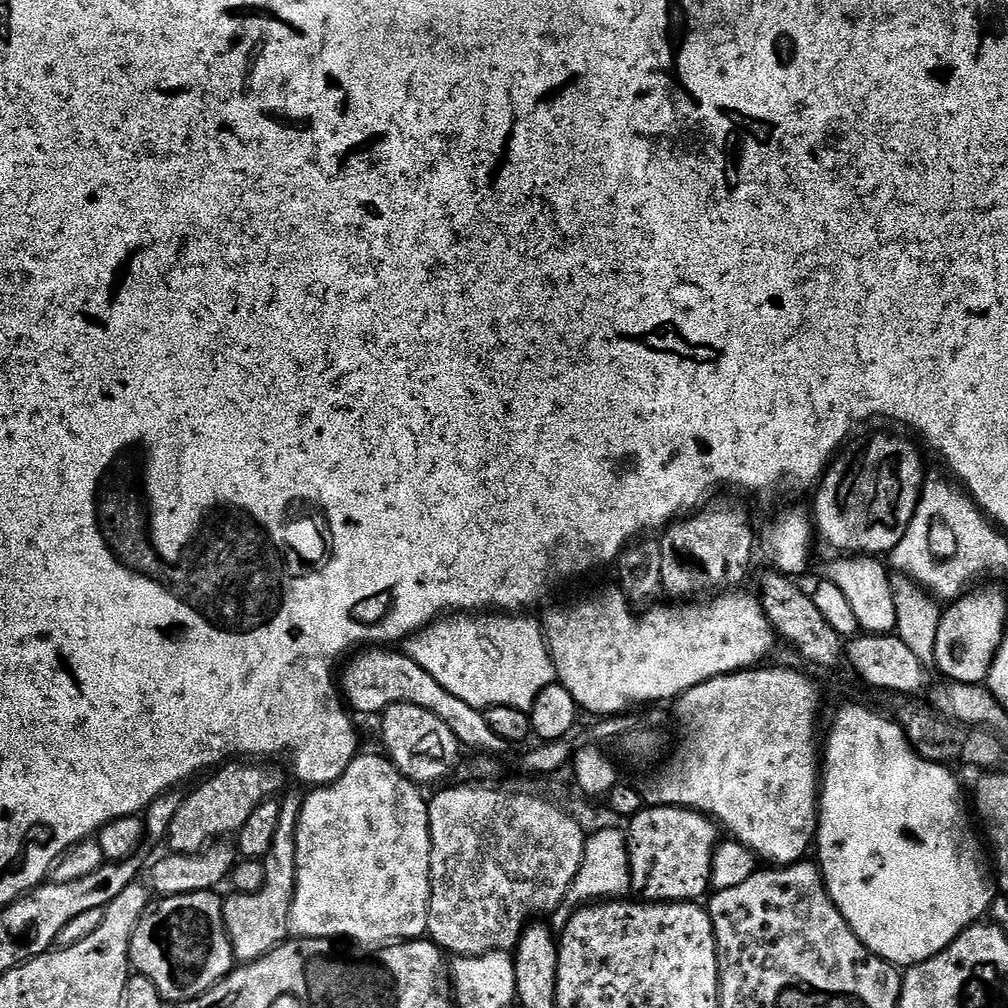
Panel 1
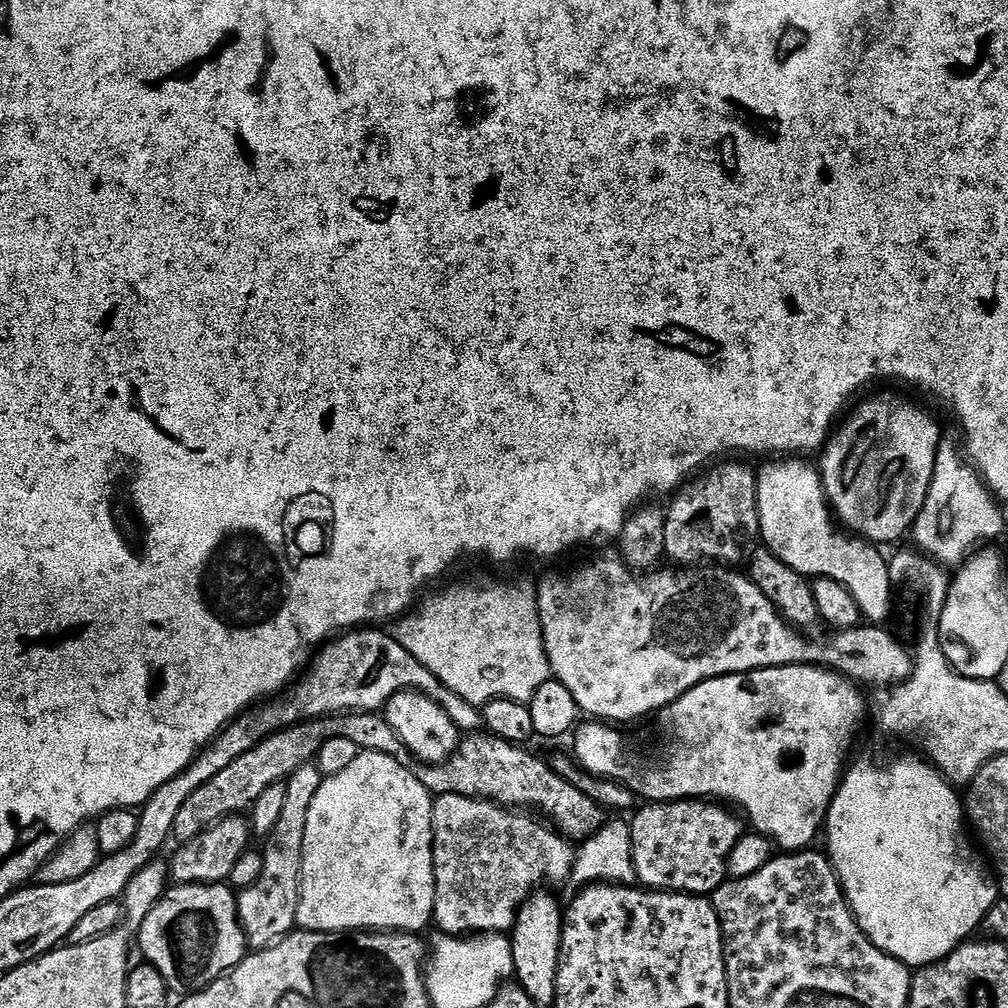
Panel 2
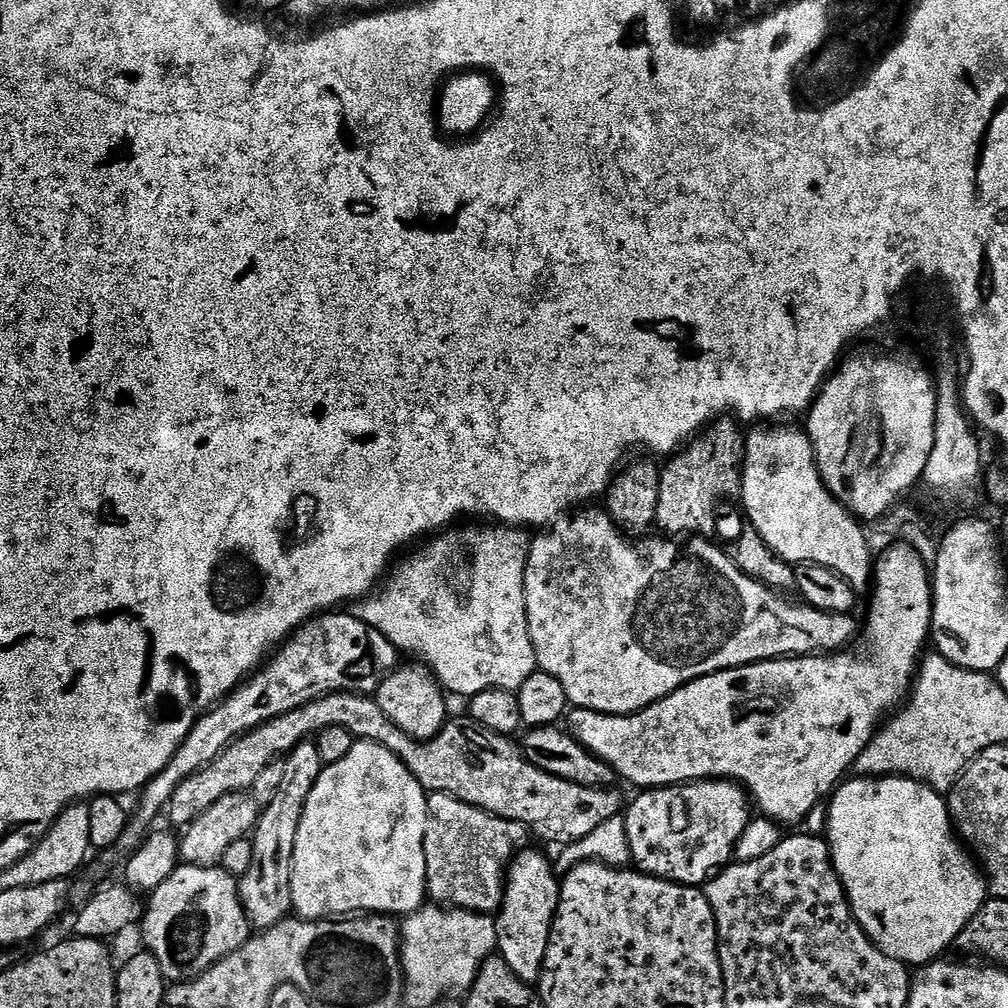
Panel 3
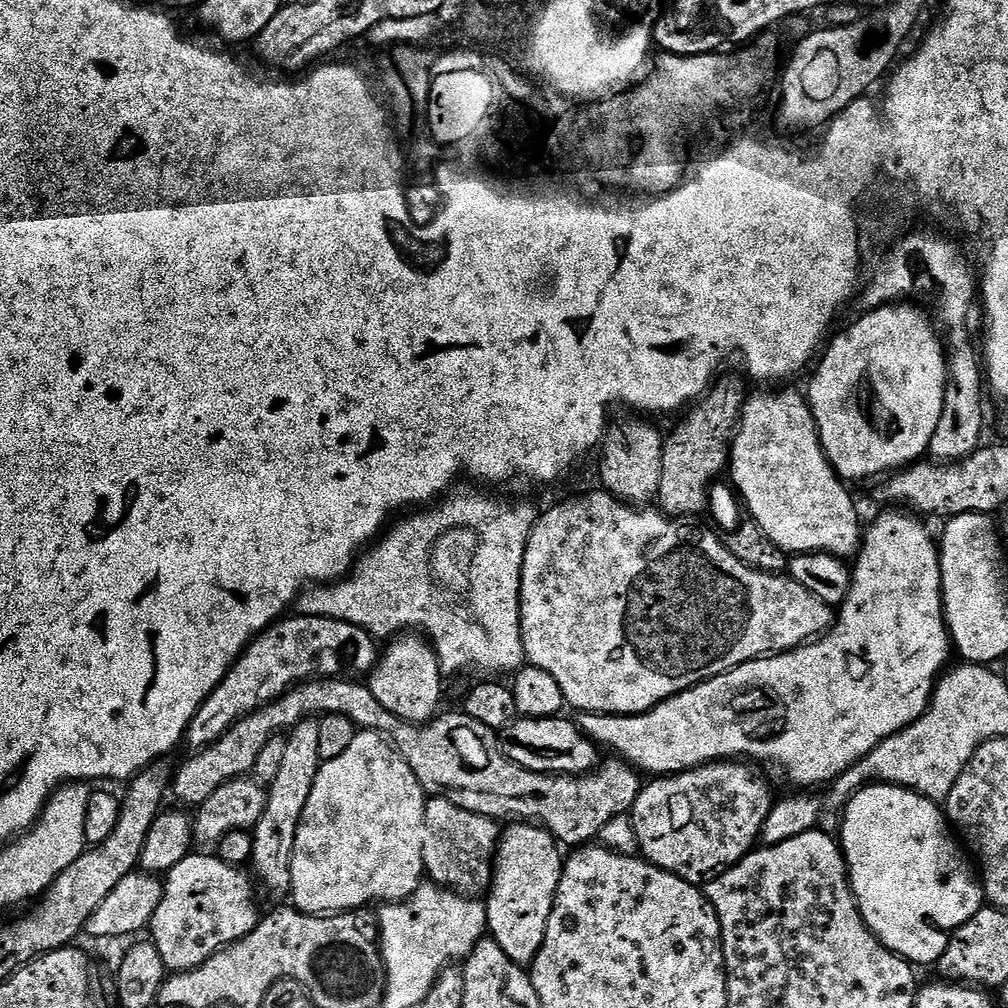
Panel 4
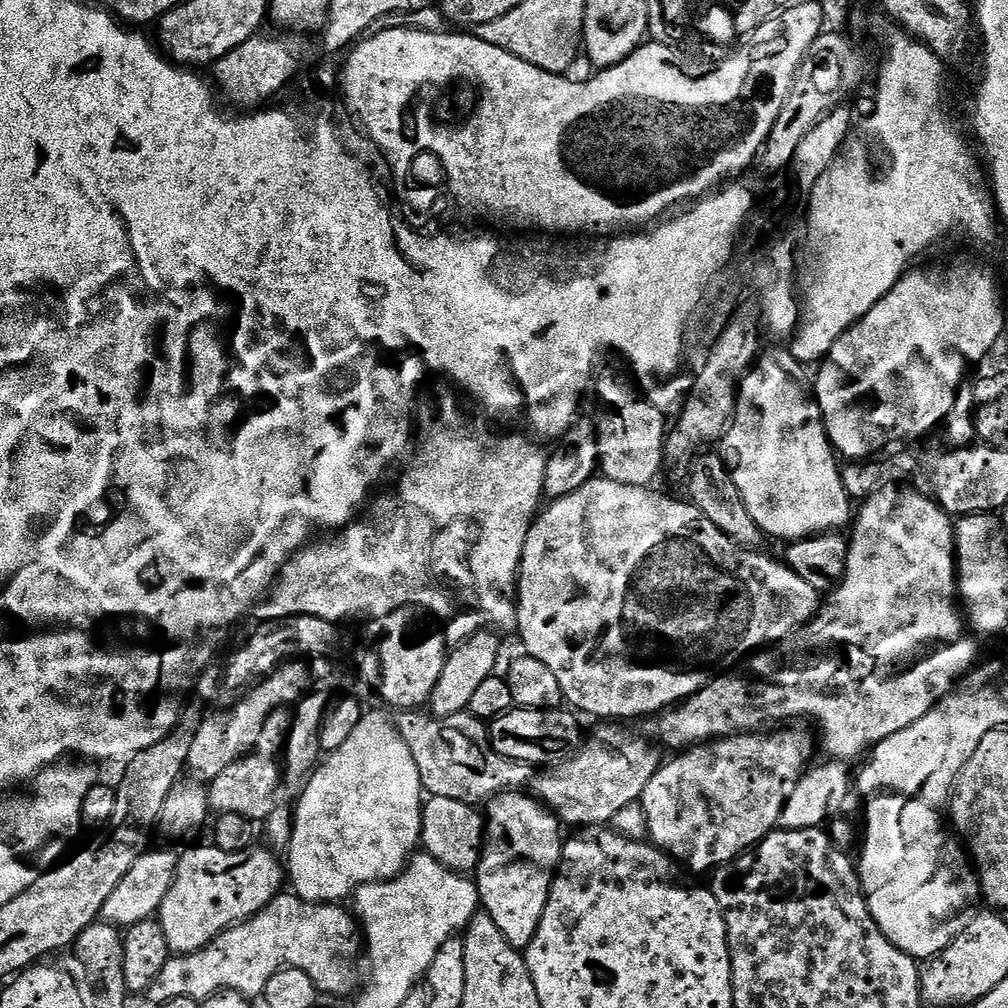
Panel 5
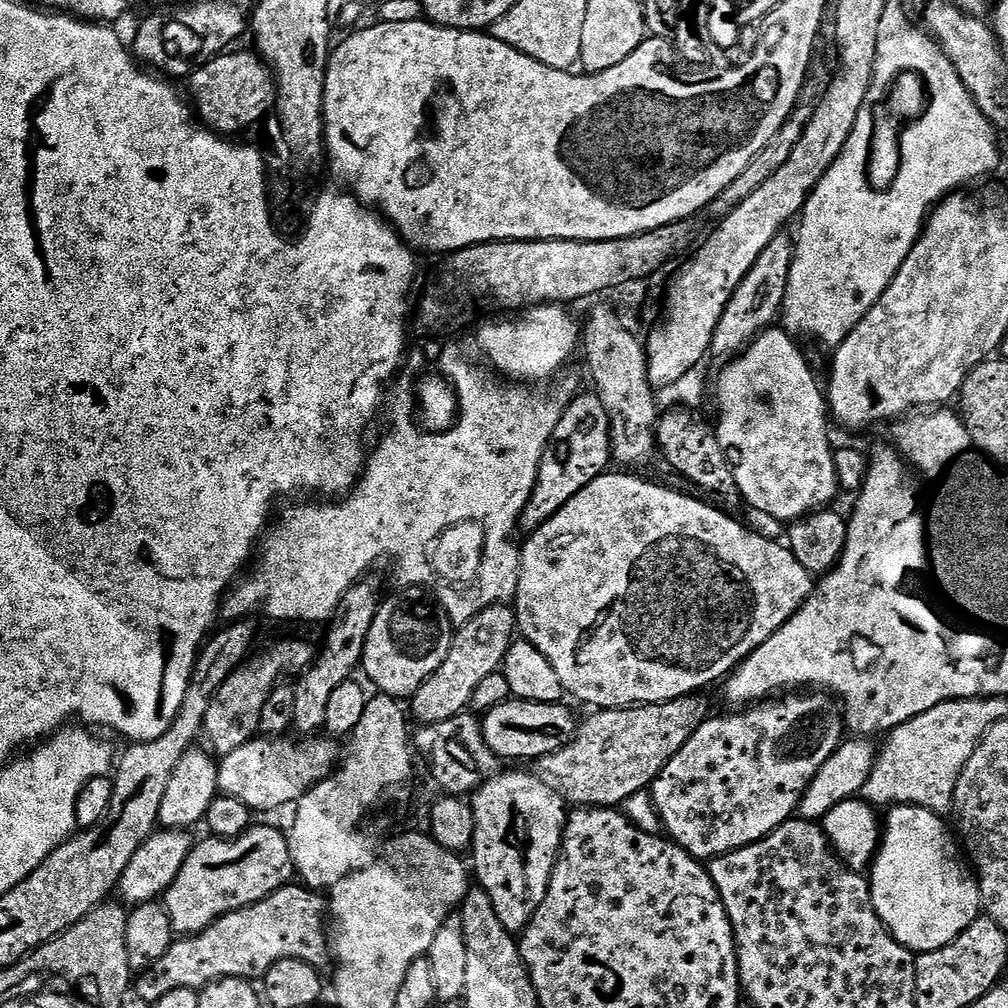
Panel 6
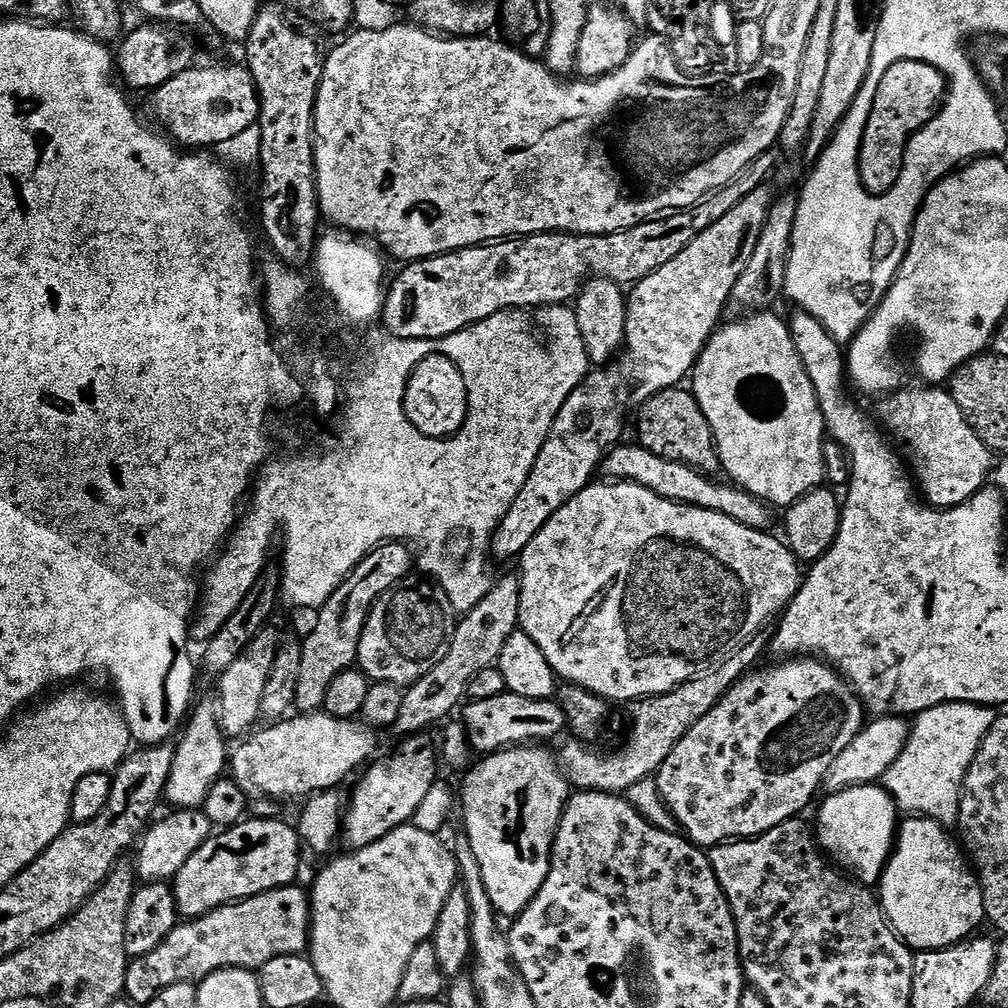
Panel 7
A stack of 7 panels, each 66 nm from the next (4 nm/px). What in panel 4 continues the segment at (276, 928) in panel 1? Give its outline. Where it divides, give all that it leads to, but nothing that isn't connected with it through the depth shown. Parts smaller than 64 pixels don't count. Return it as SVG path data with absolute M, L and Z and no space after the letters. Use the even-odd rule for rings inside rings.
M309 718L295 724L287 733L286 751L282 757L282 767L278 770L278 778L274 778L274 782L267 785L268 801L264 813L262 818L258 818L255 828L251 829L250 864L251 867L256 867L255 879L261 885L264 883L270 891L284 897L292 890L294 838L298 834L302 810L306 810L306 798L310 798L310 790L314 790L314 778L322 763L318 754L319 729L319 719Z

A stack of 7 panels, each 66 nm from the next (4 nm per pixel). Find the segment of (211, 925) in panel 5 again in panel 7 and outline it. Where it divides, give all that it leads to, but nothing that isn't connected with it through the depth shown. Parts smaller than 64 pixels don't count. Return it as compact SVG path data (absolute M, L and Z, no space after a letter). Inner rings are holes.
M245 818L234 827L221 831L219 834L213 835L198 850L194 850L194 854L190 854L190 858L186 858L186 866L182 866L182 870L174 878L174 891L176 894L176 911L181 917L195 918L197 916L205 916L207 912L213 912L215 908L221 908L227 904L235 904L238 900L245 900L251 896L257 896L263 892L269 892L275 888L286 888L297 883L296 875L300 872L300 848L302 852L302 841L299 831L295 827L292 828L288 824L283 824L280 818Z

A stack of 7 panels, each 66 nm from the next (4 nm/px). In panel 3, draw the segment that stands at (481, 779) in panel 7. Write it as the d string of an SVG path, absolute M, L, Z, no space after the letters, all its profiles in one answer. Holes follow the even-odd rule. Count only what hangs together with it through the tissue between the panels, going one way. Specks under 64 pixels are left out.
M519 851L506 873L504 901L500 903L496 920L498 955L529 986L539 981L540 971L544 969L552 922L560 904L560 885L553 861L540 852Z

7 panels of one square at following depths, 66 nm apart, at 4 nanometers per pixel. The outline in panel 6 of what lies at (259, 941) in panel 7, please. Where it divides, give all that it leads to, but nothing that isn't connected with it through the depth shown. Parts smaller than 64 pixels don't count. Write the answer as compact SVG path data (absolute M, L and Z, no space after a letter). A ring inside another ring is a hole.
M296 882L280 888L262 902L226 914L197 936L177 939L153 968L135 977L134 996L144 1006L151 1006L172 990L203 990L207 984L226 978L252 982L265 976L274 962L283 960L301 960L317 970L330 964L325 897Z

